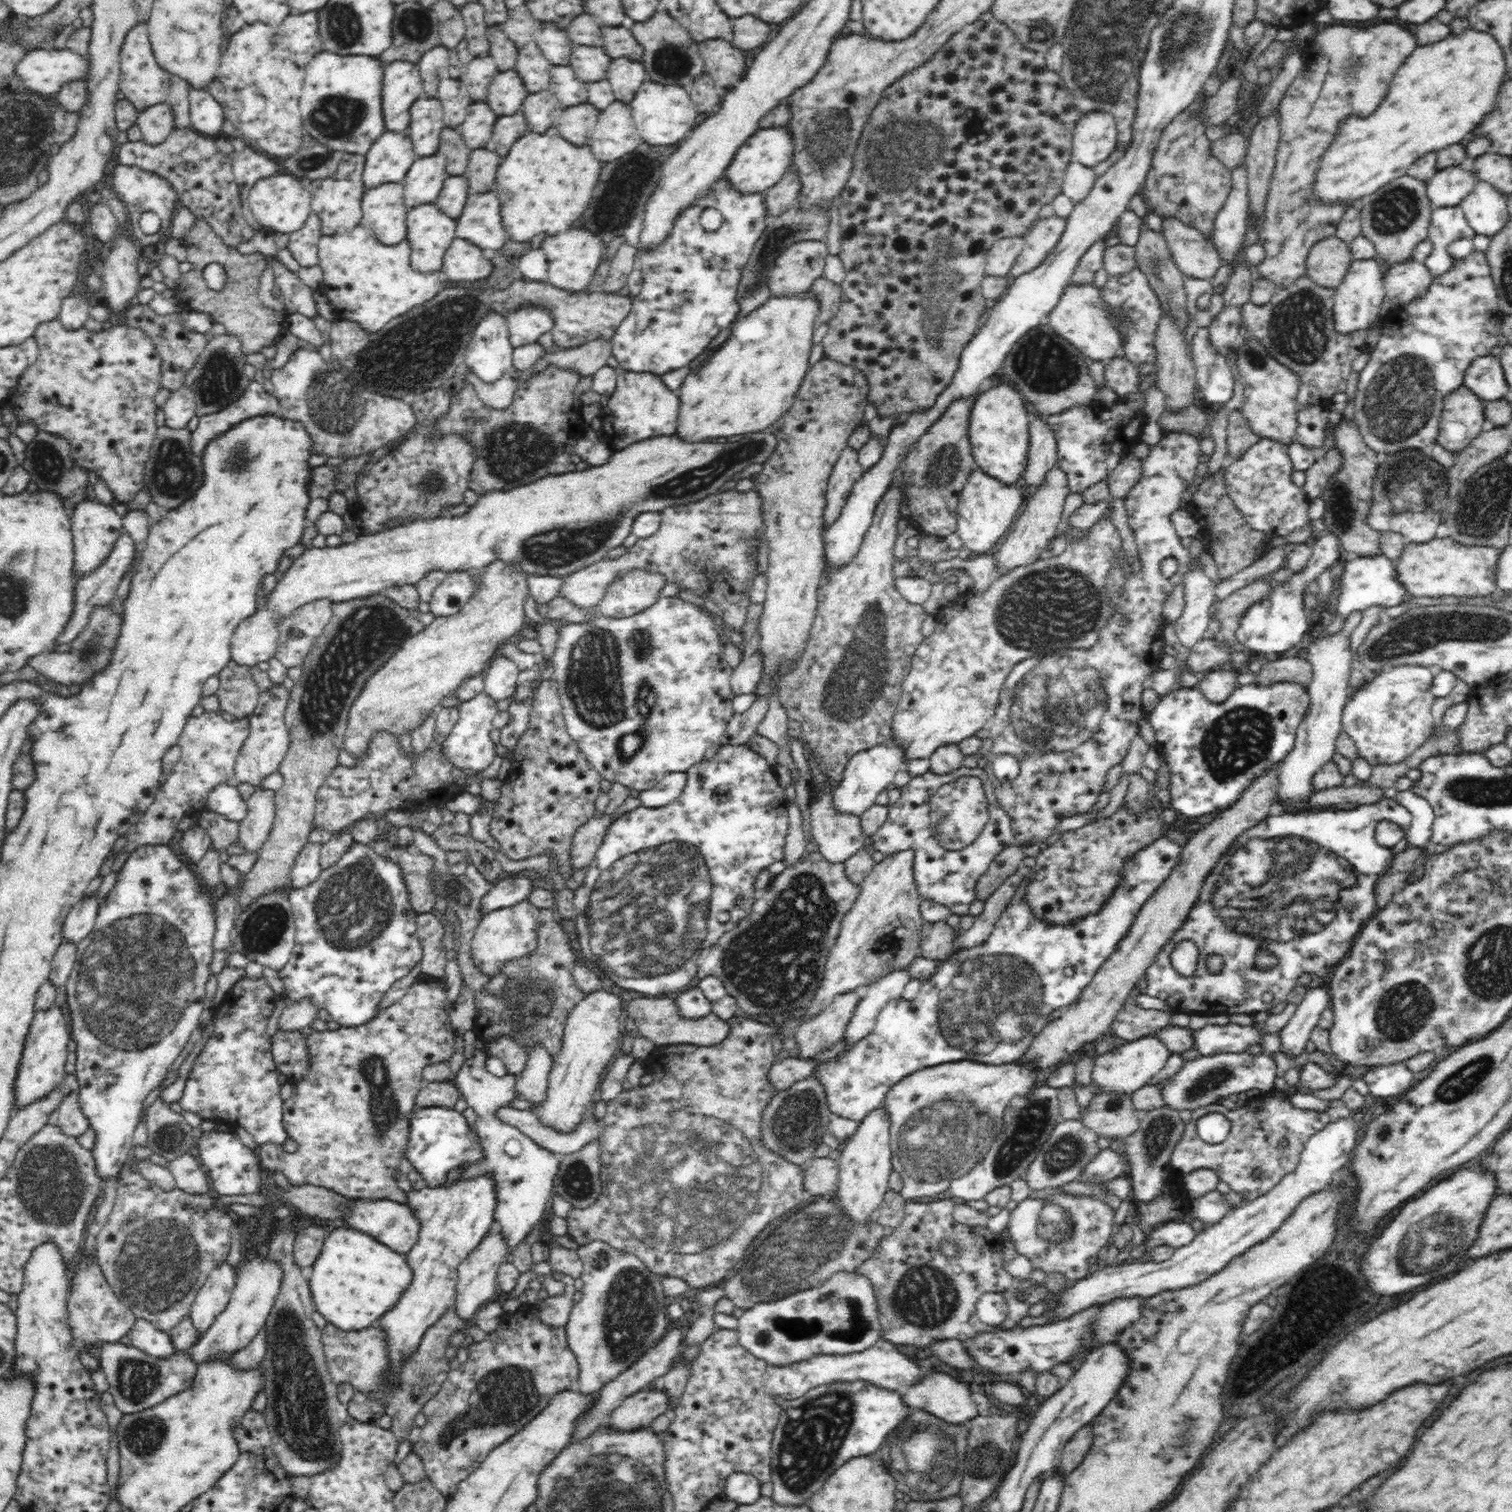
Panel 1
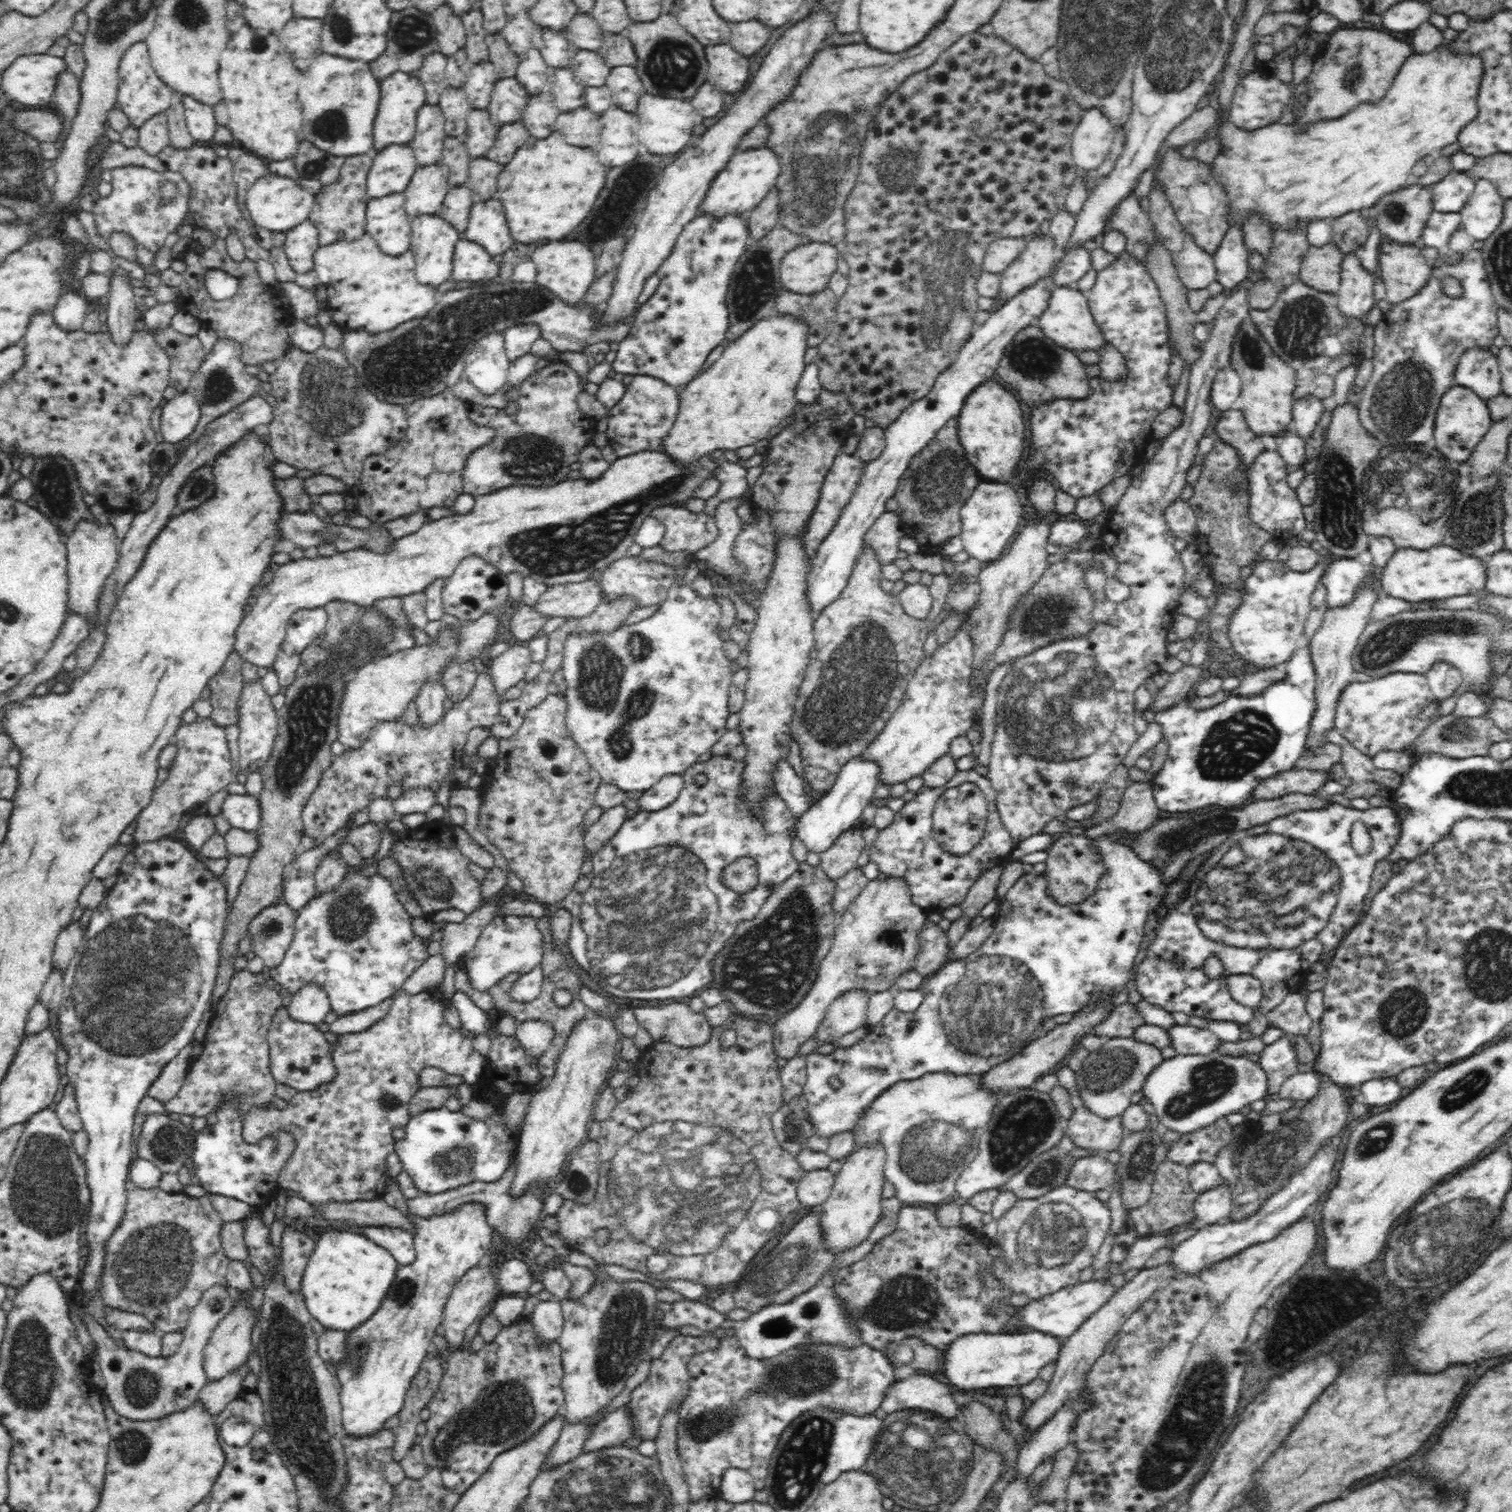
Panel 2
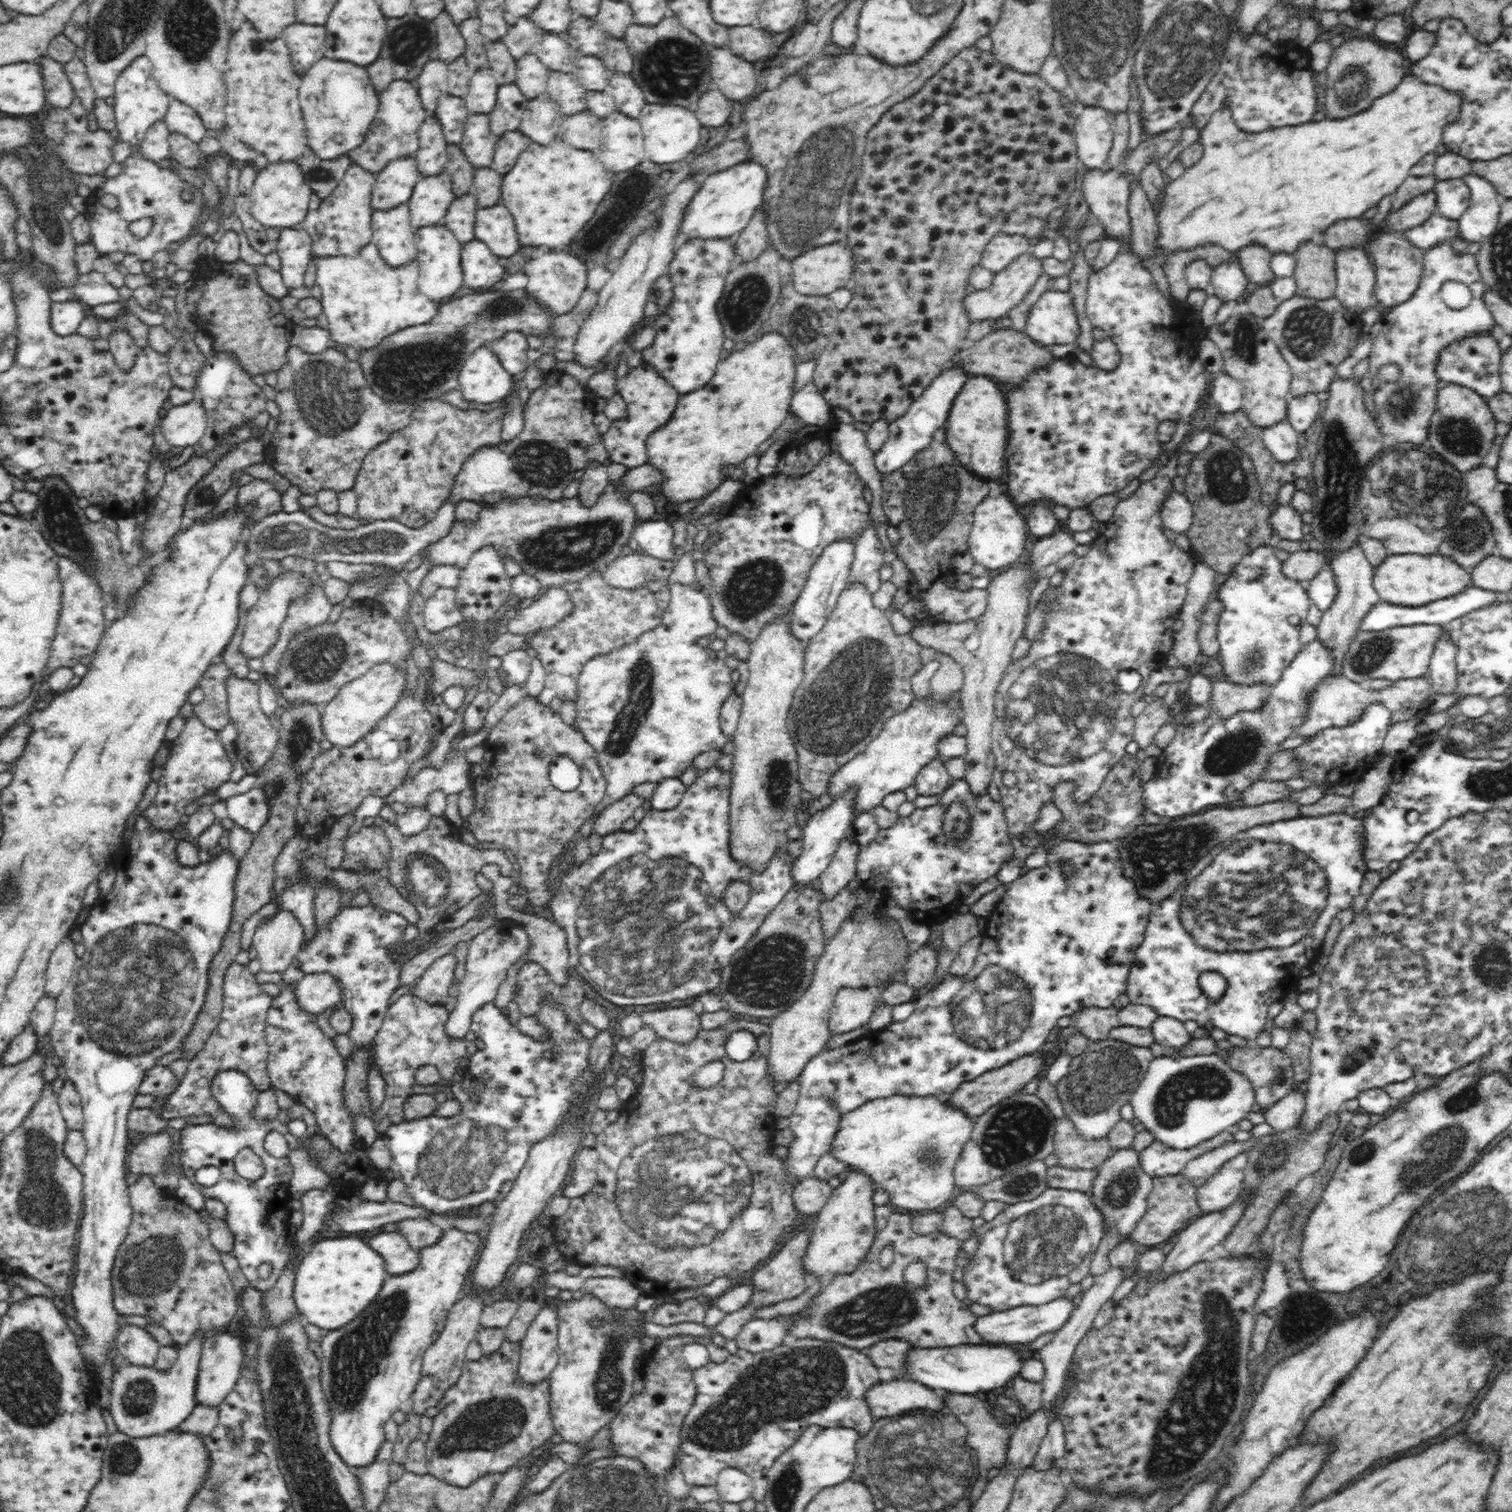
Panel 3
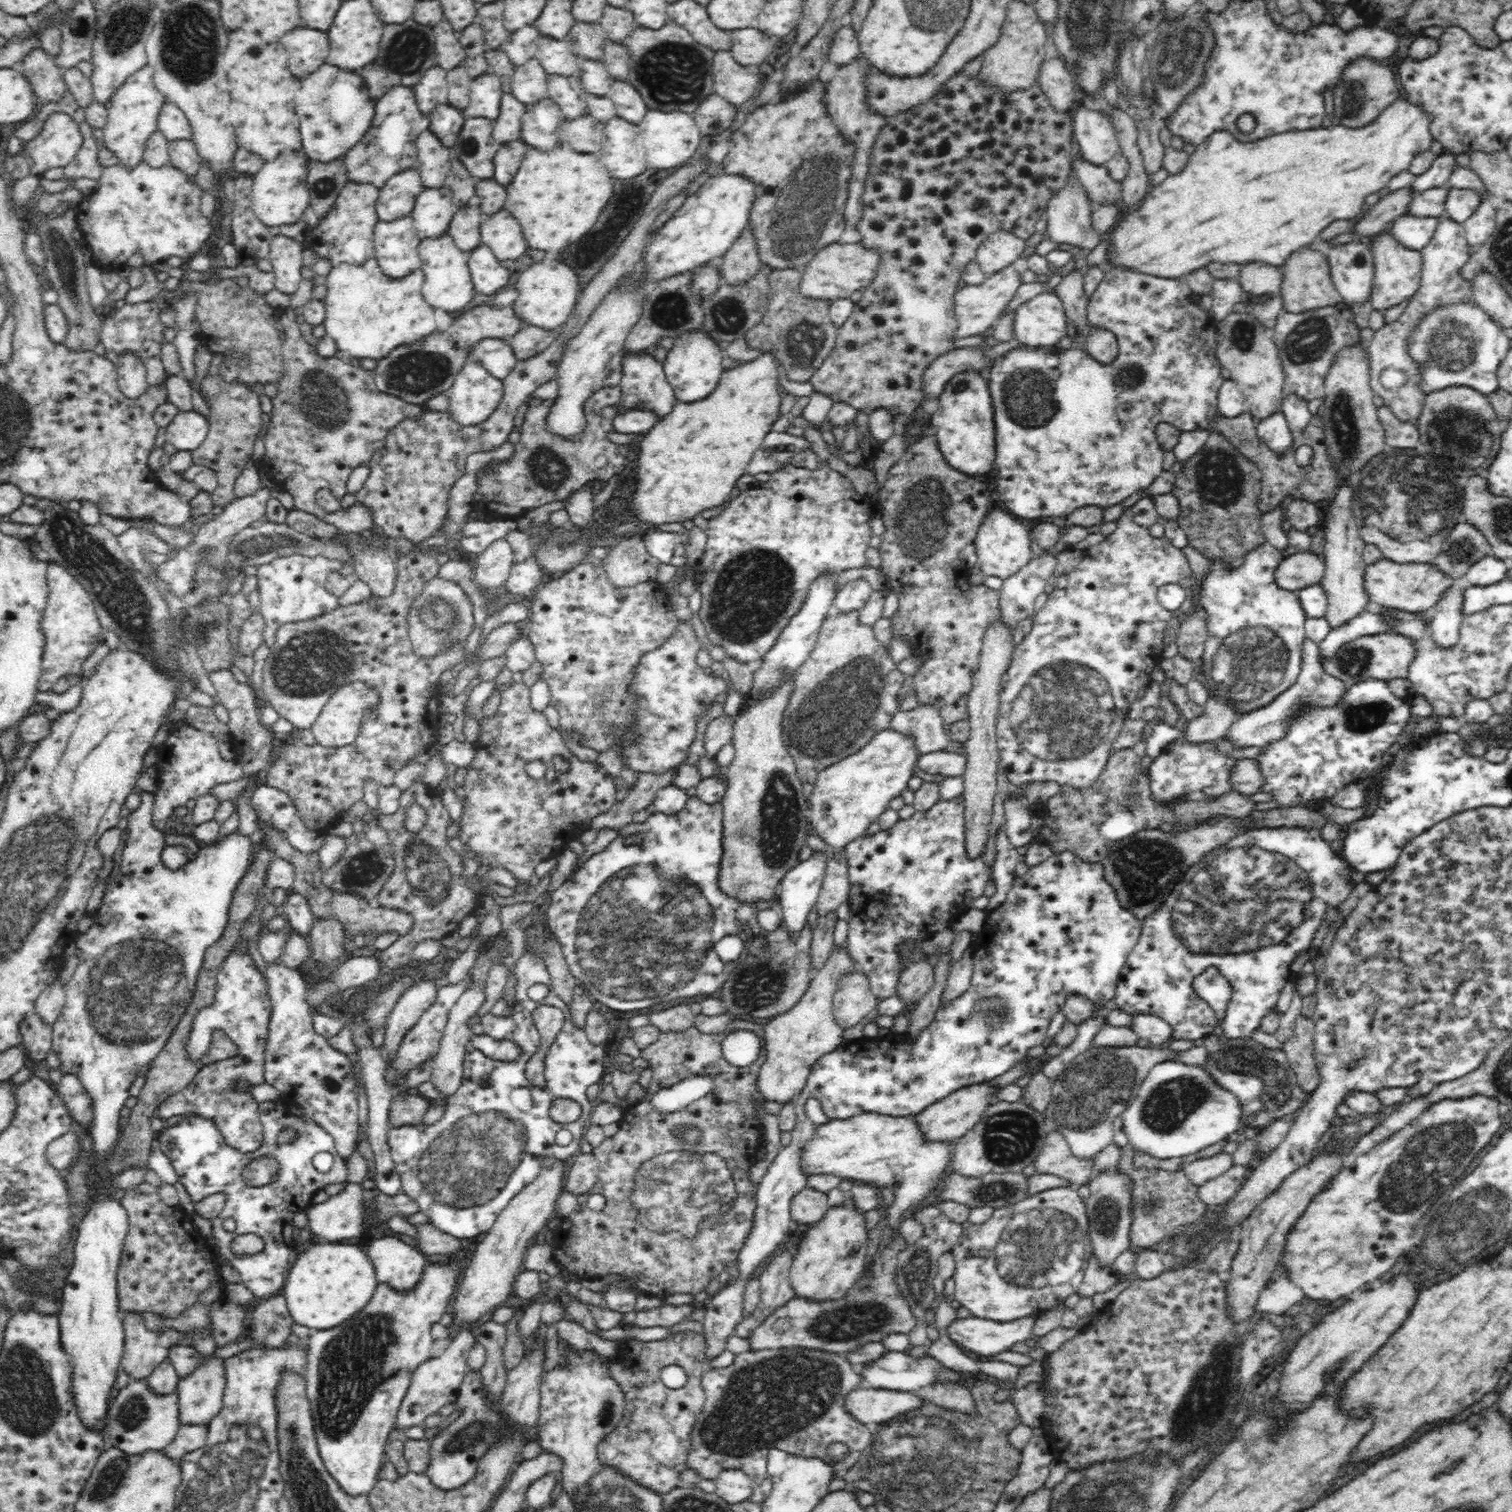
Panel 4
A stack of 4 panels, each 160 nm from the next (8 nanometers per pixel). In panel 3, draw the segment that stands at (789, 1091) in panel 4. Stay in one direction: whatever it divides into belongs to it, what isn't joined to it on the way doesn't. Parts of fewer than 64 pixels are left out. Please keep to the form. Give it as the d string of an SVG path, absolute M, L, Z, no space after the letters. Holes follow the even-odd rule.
M870 916L860 924L844 922L838 933L825 944L822 957L816 962L810 986L806 992L781 1014L770 1022L770 1052L768 1070L774 1084L790 1084L798 1080L802 1069L814 1055L828 1050L828 1042L834 1035L830 1032L829 1014L833 1006L834 996L845 987L868 987L876 980L888 978L888 974L898 974L896 980L901 981L902 966L908 959L908 942L904 940L898 924L884 924L882 918Z

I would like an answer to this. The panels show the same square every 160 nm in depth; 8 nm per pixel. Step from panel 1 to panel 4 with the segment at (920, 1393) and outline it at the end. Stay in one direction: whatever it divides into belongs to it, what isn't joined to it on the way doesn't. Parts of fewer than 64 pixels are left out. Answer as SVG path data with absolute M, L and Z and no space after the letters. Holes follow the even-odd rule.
M853 1389L845 1400L849 1414L861 1424L876 1423L879 1426L901 1416L903 1413L913 1411L922 1406L923 1396L915 1392L898 1392L894 1390L866 1390Z

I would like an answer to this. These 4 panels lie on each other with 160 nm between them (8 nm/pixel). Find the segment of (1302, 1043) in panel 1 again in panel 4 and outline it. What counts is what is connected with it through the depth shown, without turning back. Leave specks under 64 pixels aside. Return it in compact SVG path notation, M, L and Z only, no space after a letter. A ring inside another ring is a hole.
M1252 1037L1222 1038L1218 1048L1207 1050L1204 1070L1218 1087L1230 1091L1240 1101L1242 1128L1265 1128L1278 1119L1292 1119L1306 1102L1306 1092L1299 1087L1297 1076L1283 1051L1270 1049L1257 1043Z

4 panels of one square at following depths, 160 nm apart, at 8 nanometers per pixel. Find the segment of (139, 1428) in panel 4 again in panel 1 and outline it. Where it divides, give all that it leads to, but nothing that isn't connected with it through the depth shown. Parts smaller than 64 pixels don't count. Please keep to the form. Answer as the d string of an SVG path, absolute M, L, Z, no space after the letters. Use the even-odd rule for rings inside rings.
M224 1262L210 1273L198 1291L189 1314L190 1321L196 1329L196 1336L194 1336L196 1342L192 1342L192 1345L195 1345L201 1336L206 1334L216 1316L226 1308L231 1290L236 1284L236 1277L237 1271ZM110 1342L98 1351L99 1369L105 1374L113 1402L123 1415L135 1415L158 1403L178 1395L191 1387L198 1365L191 1361L187 1351L176 1351L169 1358L158 1359L143 1353L132 1345Z

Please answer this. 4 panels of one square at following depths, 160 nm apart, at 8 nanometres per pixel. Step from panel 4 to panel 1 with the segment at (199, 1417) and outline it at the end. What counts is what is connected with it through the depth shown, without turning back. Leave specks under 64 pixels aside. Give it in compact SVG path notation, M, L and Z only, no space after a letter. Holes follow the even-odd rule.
M254 1256L250 1262L240 1264L237 1268L236 1284L231 1290L230 1300L226 1308L214 1319L206 1334L190 1347L188 1354L191 1361L196 1364L208 1363L220 1354L236 1354L243 1350L245 1346L264 1327L266 1318L277 1300L278 1290L281 1286L282 1269L280 1263L273 1260L262 1260Z

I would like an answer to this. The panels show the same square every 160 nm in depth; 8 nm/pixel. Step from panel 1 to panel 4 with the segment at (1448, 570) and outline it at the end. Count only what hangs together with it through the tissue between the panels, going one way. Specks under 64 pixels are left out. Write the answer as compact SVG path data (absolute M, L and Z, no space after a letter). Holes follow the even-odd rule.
M1386 558L1367 565L1364 575L1370 605L1407 613L1422 613L1436 607L1437 602L1454 584L1454 580L1440 572L1433 563L1397 563Z

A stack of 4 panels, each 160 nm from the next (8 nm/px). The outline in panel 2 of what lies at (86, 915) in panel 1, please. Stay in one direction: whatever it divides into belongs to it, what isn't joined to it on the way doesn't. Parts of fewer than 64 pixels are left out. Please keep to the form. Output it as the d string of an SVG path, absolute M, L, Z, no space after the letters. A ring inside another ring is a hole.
M70 922L57 937L53 951L53 970L65 973L66 967L70 966L70 960L76 956L76 952L81 950L81 943L85 937L85 931L80 928L80 924Z

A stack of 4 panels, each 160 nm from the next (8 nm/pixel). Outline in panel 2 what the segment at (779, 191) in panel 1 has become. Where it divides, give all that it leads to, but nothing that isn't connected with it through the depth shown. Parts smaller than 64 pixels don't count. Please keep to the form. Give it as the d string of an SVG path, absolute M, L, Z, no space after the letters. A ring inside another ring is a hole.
M776 187L770 189L749 214L750 240L763 239L779 222L781 204L778 200L778 189Z

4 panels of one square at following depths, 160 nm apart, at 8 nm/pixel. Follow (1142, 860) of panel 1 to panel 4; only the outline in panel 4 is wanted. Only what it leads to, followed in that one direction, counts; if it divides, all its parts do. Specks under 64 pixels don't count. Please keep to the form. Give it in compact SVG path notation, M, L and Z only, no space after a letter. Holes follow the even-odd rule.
M1070 852L1055 854L1026 874L1015 878L1006 901L988 913L982 932L972 943L973 974L970 988L952 1002L939 1008L934 1022L916 1035L914 1042L905 1033L888 1038L861 1037L848 1040L848 1044L821 1056L814 1063L803 1091L790 1102L797 1114L797 1123L791 1132L791 1144L780 1150L774 1162L767 1168L756 1194L756 1212L752 1228L745 1238L736 1258L737 1276L730 1276L719 1292L711 1294L704 1305L702 1324L705 1338L705 1364L717 1359L727 1350L727 1339L735 1334L742 1323L744 1291L756 1267L776 1254L794 1225L789 1213L791 1200L806 1187L806 1174L801 1169L801 1150L817 1130L820 1120L846 1120L864 1113L879 1115L914 1116L930 1104L938 1102L955 1090L979 1082L988 1082L1008 1072L1010 1068L1026 1060L1026 1052L1034 1046L1042 1046L1048 1038L1046 1030L1054 1014L1062 1012L1068 994L1081 994L1094 1004L1103 1006L1116 994L1121 968L1124 968L1130 952L1138 943L1142 921L1123 908L1114 888L1104 879L1100 864L1086 864ZM809 1098L819 1102L817 1117L809 1119L804 1106Z

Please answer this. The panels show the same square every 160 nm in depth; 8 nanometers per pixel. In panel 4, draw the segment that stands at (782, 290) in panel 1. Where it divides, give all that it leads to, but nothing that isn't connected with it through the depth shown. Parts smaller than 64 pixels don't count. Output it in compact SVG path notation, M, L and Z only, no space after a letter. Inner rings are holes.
M830 243L807 262L808 266L804 266L804 276L800 276L800 292L808 300L852 299L875 278L879 259L875 249L867 249L861 243Z

